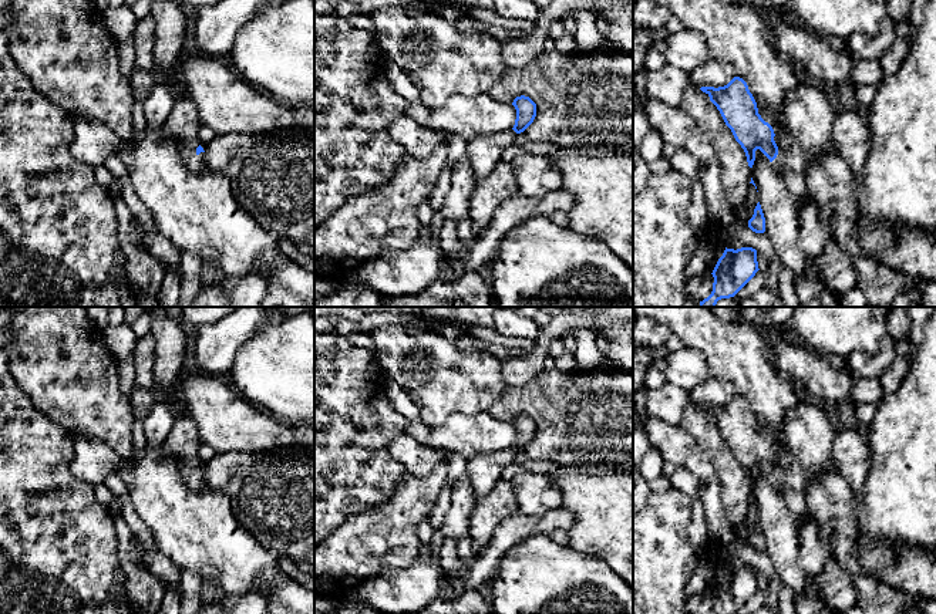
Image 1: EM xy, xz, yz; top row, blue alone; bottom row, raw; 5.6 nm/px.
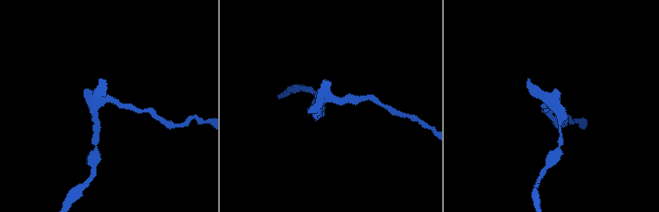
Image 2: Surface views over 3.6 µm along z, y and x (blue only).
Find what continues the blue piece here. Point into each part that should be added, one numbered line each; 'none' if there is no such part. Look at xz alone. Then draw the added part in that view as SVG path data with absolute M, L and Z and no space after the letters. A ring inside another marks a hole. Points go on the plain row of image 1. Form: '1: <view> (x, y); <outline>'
1: xz (484, 471); M514 448L489 455L479 455L468 460L467 476L472 485L475 502L479 502L501 479L505 466L514 463L518 452Z

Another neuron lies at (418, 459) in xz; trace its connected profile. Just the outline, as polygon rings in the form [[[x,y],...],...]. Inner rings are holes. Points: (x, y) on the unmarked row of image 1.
[[[405,432],[390,442],[388,451],[405,468],[407,475],[414,478],[428,476],[447,456],[440,449],[430,448]]]

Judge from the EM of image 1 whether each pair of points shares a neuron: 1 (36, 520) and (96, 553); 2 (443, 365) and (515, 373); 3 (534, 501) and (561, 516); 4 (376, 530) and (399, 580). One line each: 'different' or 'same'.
1: same
2: different
3: different
4: different

